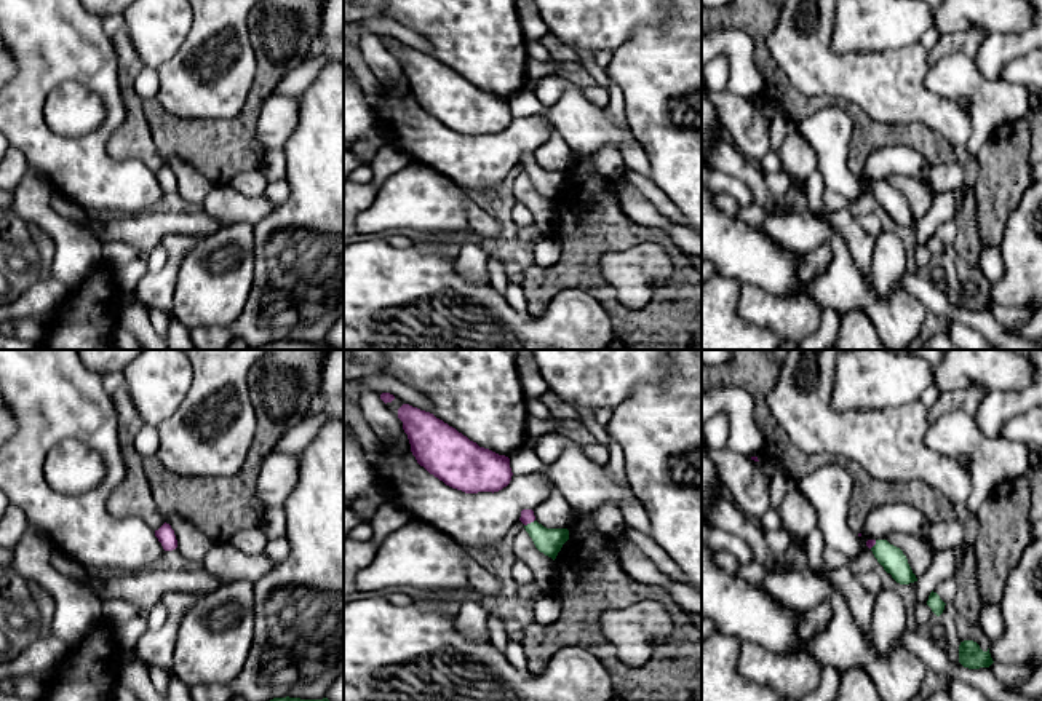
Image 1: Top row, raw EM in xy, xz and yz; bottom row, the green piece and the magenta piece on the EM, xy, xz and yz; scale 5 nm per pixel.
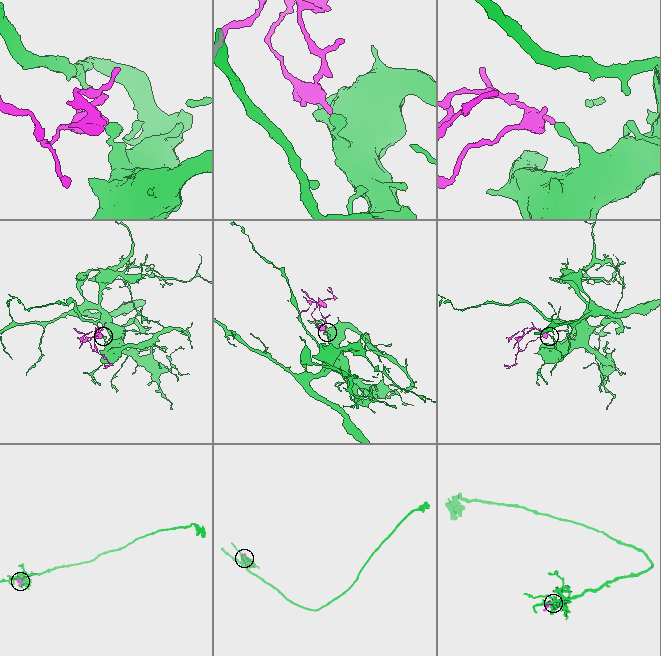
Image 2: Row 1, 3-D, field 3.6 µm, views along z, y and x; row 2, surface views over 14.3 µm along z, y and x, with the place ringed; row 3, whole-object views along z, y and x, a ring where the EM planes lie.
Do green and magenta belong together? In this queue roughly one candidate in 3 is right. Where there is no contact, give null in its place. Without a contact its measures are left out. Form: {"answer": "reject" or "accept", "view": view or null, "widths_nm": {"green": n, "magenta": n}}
{"answer": "accept", "view": "xz", "widths_nm": {"green": 130, "magenta": 70}}

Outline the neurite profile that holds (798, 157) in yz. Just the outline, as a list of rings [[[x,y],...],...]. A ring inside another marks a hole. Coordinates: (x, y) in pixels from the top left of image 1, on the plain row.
[[[794,128],[775,152],[793,182],[805,182],[817,171],[818,158],[810,142]]]

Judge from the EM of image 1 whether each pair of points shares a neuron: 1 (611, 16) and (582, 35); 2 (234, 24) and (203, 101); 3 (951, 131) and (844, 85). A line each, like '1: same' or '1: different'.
1: same
2: same
3: same

